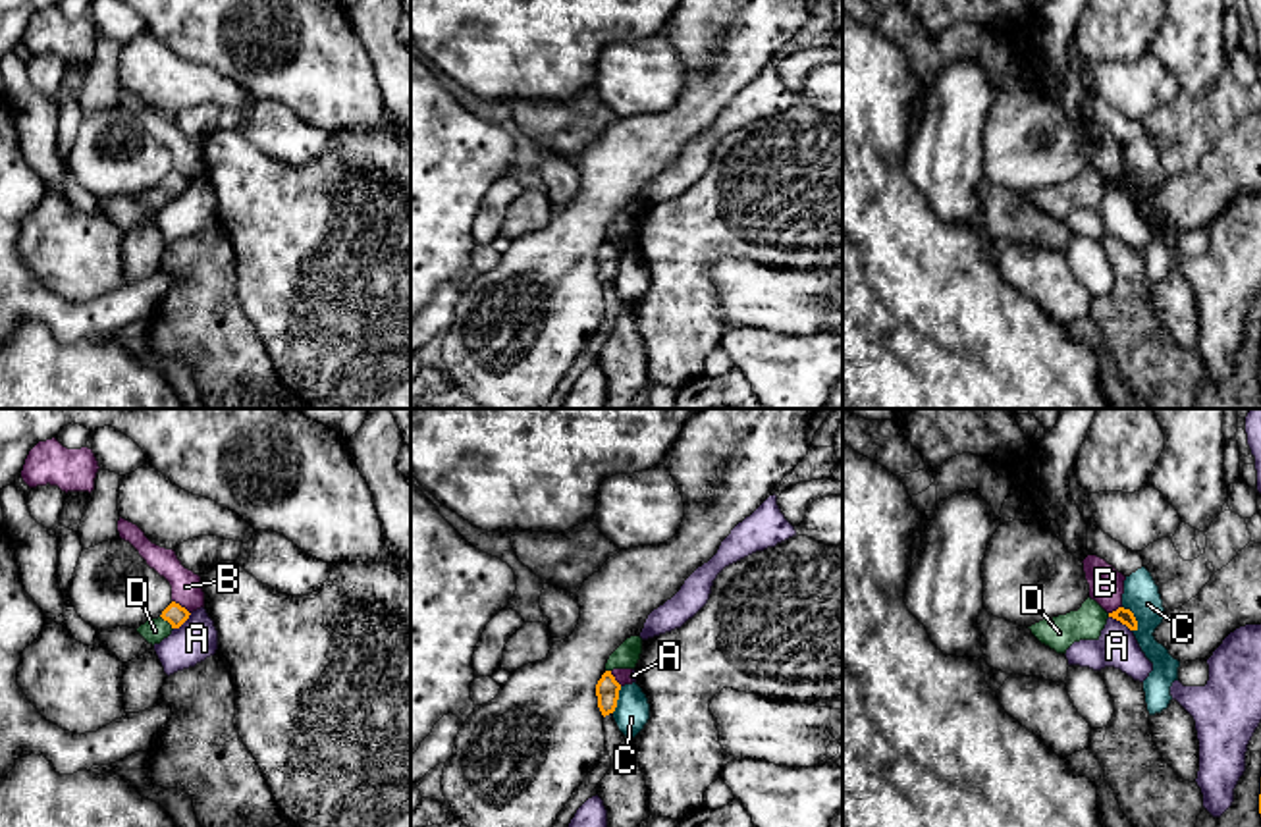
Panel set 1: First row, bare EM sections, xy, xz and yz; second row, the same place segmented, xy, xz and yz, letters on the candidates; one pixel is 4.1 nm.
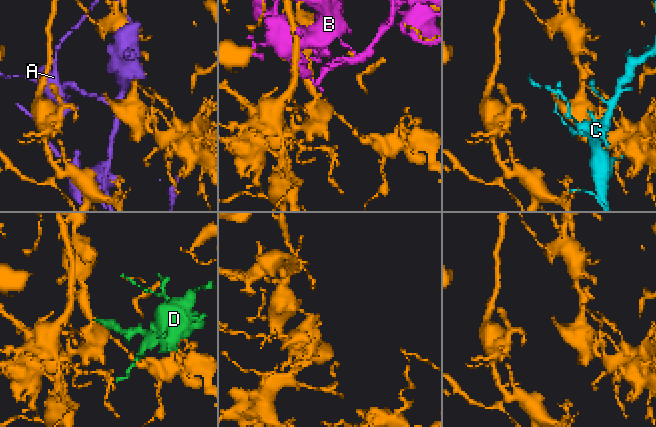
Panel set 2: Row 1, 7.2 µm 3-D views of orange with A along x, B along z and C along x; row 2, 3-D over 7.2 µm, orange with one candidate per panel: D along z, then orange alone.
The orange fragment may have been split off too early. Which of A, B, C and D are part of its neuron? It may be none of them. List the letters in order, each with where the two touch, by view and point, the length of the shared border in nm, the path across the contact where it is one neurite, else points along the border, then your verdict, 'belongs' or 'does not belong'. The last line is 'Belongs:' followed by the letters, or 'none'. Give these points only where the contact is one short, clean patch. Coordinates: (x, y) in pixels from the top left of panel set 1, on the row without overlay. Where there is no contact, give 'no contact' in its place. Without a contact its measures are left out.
A: meets orange in yz at (1121, 189); contact 120 nm long; does not belong
B: meets orange in xy at (180, 174); contact 100 nm long; does not belong
C: meets orange in yz at (1134, 186); contact 130 nm long; does not belong
D: meets orange in xy at (168, 189); contact 80 nm long; runs through xy (174, 182), (168, 189), (155, 199); belongs
Belongs: D

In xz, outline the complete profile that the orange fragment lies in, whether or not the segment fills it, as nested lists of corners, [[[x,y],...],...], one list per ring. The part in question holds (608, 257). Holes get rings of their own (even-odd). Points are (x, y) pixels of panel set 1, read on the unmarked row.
[[[627,206],[607,227],[605,241],[596,253],[598,276],[602,283],[609,283],[617,276],[621,253],[611,243],[613,237],[634,237],[642,222],[642,206]]]

